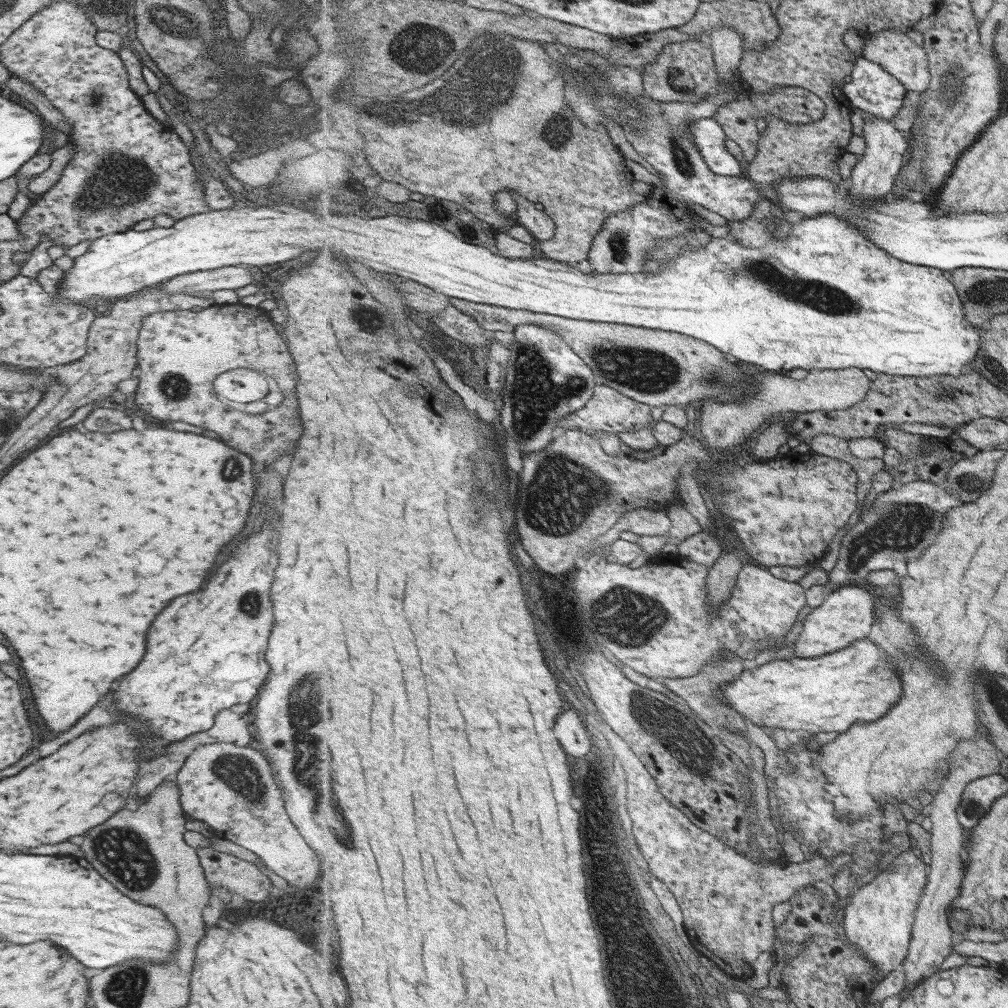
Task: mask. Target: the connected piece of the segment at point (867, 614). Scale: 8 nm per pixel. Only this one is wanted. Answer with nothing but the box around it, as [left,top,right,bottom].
[792,585,877,658]

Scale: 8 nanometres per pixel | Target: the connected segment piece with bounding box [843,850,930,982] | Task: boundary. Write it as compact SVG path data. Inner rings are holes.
M910 850L898 855L892 864L889 870L878 873L869 884L859 888L844 910L843 924L850 943L876 964L874 982L883 980L897 964L909 958L915 912L929 881L929 866Z

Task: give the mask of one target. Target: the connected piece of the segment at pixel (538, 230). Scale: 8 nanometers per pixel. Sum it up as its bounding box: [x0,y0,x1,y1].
[511,192,557,240]

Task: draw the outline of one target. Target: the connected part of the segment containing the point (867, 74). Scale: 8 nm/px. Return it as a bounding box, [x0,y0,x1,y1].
[845,56,908,121]

